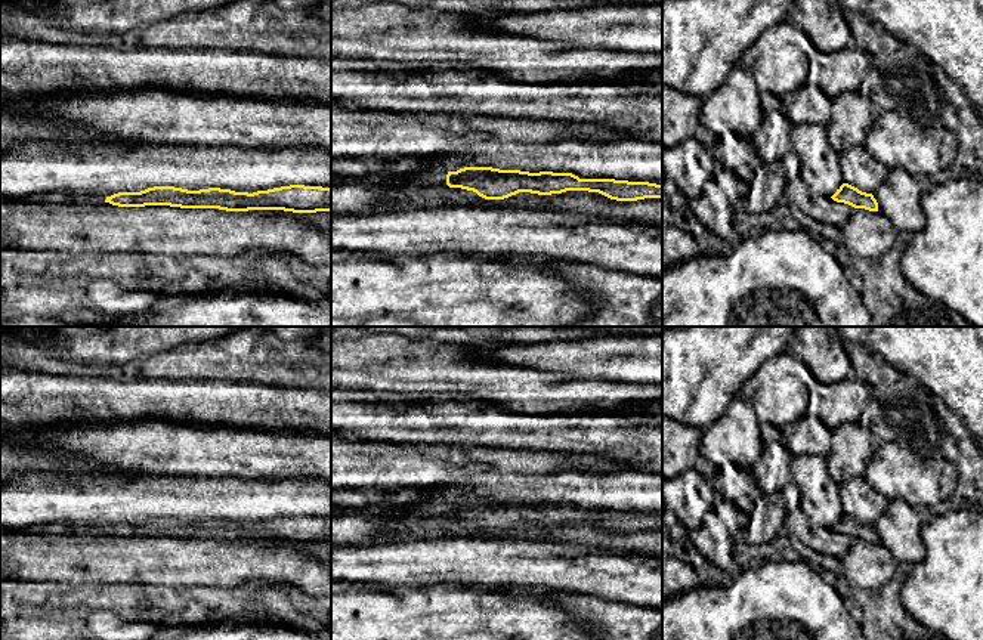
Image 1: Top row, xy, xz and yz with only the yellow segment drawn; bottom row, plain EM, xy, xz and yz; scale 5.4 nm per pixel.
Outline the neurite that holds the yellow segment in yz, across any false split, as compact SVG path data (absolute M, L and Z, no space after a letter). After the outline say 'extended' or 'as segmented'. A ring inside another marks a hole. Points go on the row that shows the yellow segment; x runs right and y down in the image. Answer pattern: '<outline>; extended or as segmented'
M843 183L831 198L837 202L844 202L854 208L878 211L878 202L872 194L862 192L848 183Z; as segmented

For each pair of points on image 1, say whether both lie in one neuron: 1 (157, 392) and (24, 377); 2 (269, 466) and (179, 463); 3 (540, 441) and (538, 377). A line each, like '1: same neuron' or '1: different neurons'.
1: same neuron
2: same neuron
3: different neurons

